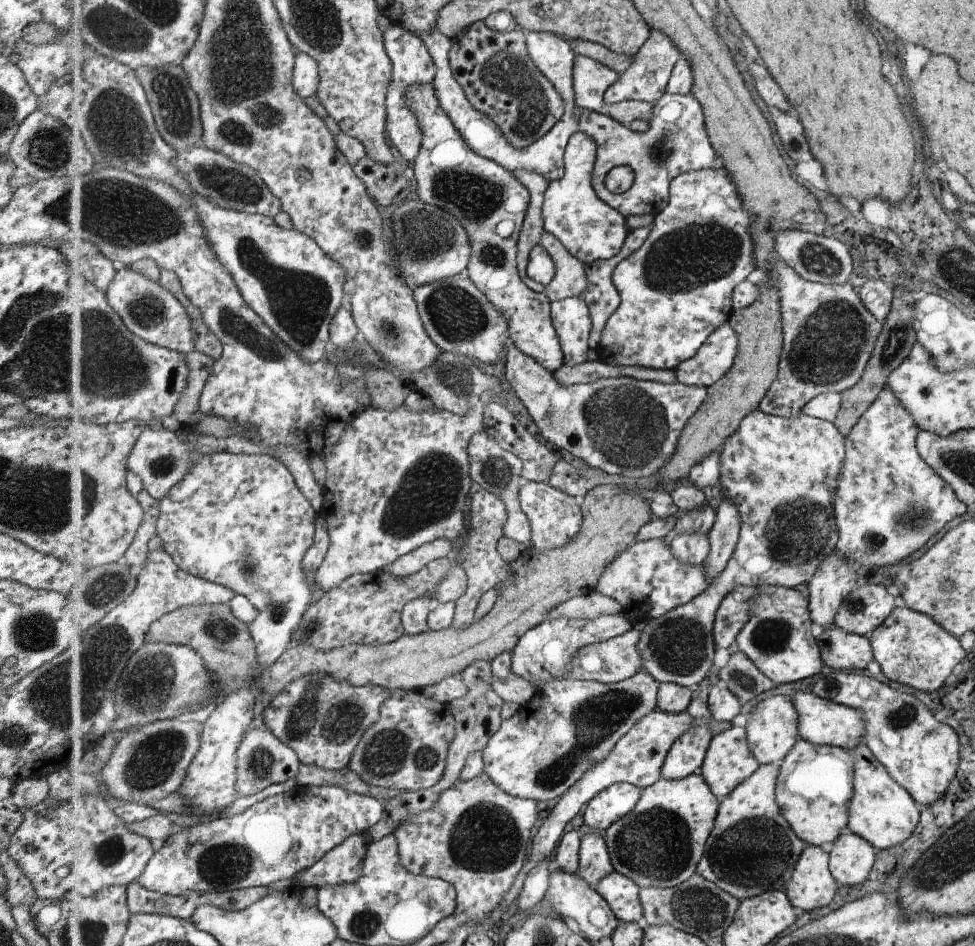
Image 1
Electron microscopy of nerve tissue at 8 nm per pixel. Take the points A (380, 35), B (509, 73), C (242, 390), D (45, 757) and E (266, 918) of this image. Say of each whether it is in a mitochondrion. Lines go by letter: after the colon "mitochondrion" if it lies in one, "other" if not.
A: other
B: mitochondrion
C: other
D: other
E: other

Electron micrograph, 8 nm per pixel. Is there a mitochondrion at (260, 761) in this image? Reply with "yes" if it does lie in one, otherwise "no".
yes

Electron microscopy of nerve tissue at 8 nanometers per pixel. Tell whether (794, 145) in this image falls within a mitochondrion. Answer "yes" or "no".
no

